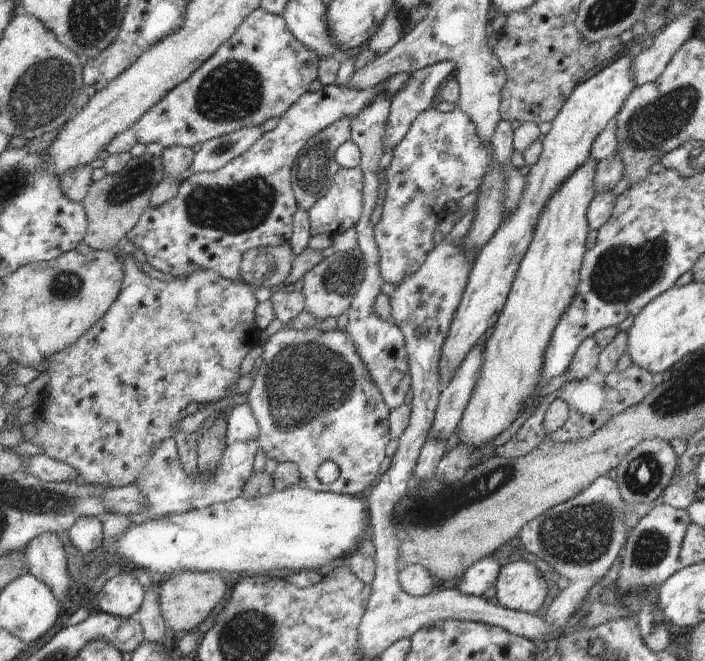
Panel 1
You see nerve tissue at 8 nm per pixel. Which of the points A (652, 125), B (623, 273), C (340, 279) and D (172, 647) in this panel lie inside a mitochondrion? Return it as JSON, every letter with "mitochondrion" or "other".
{"A":"mitochondrion","B":"mitochondrion","C":"mitochondrion","D":"other"}

